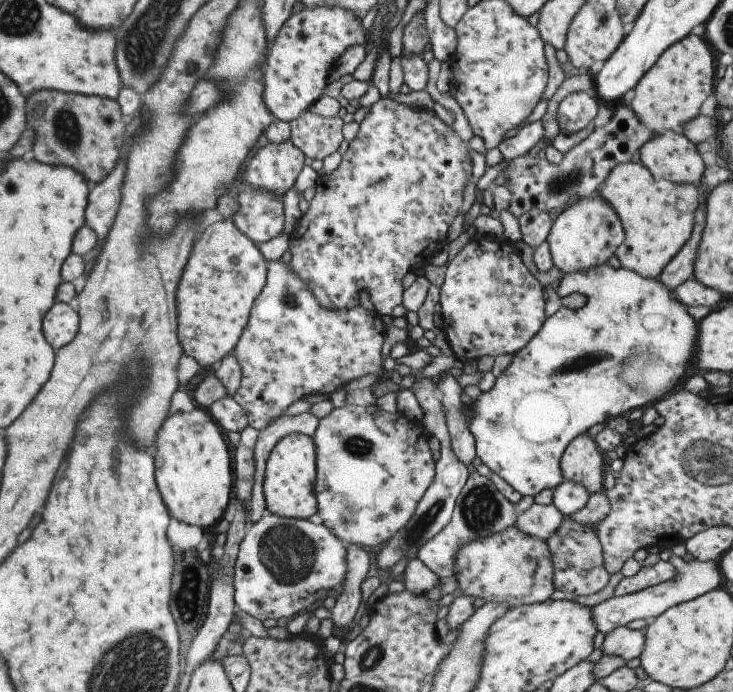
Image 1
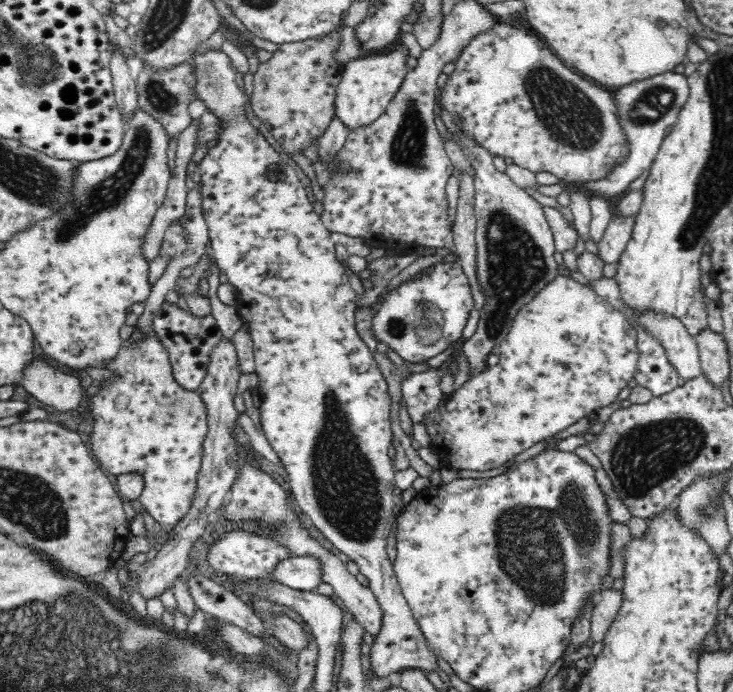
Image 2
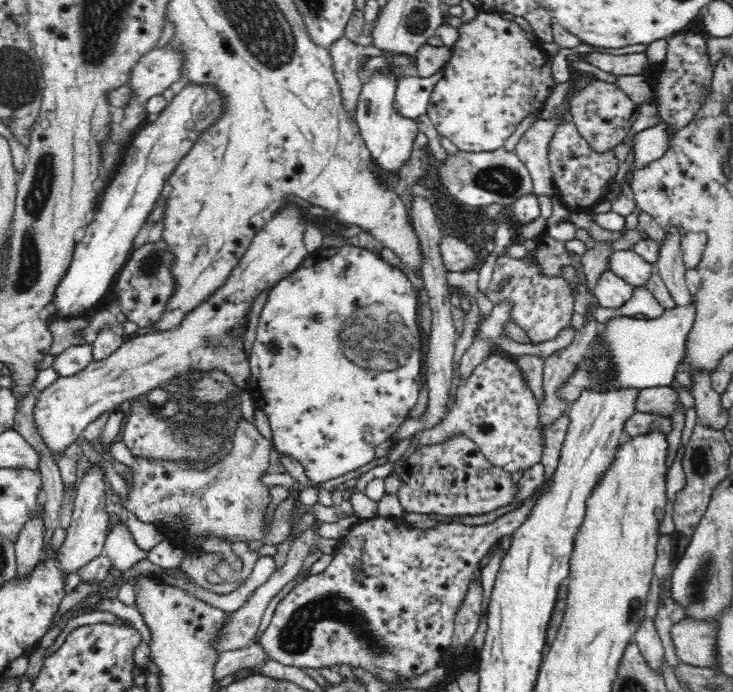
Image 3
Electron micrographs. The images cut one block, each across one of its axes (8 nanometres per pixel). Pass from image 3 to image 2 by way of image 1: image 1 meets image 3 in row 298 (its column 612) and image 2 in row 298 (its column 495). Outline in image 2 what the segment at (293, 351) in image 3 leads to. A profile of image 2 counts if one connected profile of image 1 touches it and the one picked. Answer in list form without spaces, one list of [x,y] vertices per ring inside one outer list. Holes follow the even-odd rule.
[[[460,262],[447,264],[437,263],[433,270],[420,278],[411,278],[399,288],[385,293],[380,304],[372,307],[372,334],[375,340],[385,342],[395,350],[406,362],[422,363],[438,356],[450,345],[463,341],[462,330],[468,321],[470,312],[475,308],[474,299],[468,285],[468,277],[464,275]]]

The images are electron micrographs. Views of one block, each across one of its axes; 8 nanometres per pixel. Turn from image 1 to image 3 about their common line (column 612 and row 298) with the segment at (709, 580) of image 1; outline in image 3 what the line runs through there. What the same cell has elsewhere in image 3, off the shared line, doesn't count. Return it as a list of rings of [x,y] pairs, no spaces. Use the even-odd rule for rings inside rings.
[[[607,269],[595,287],[595,296],[602,308],[619,309],[632,296],[634,287]]]

